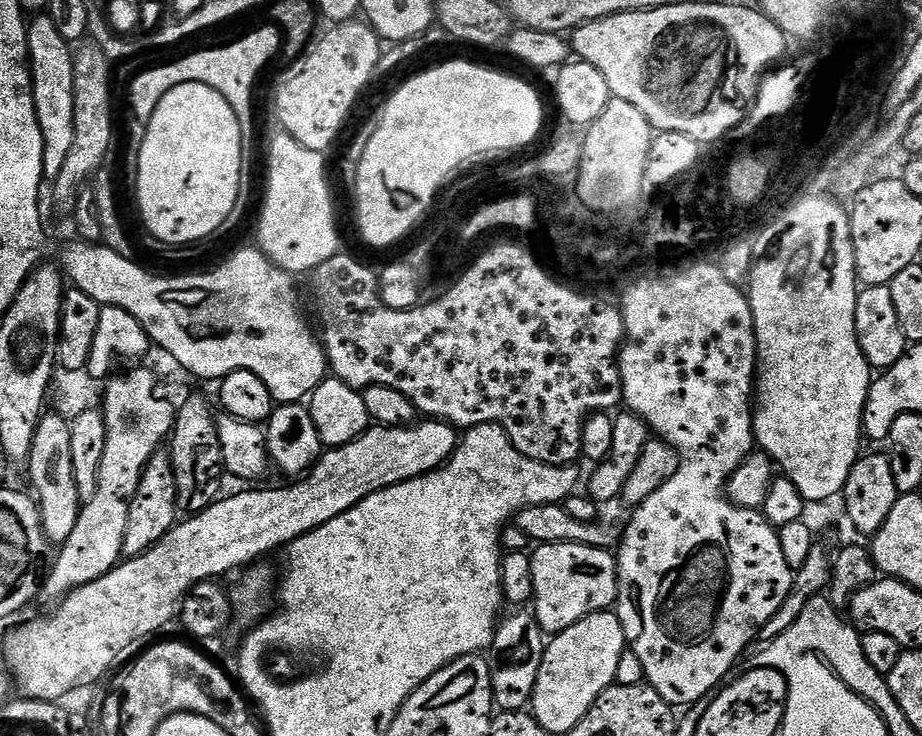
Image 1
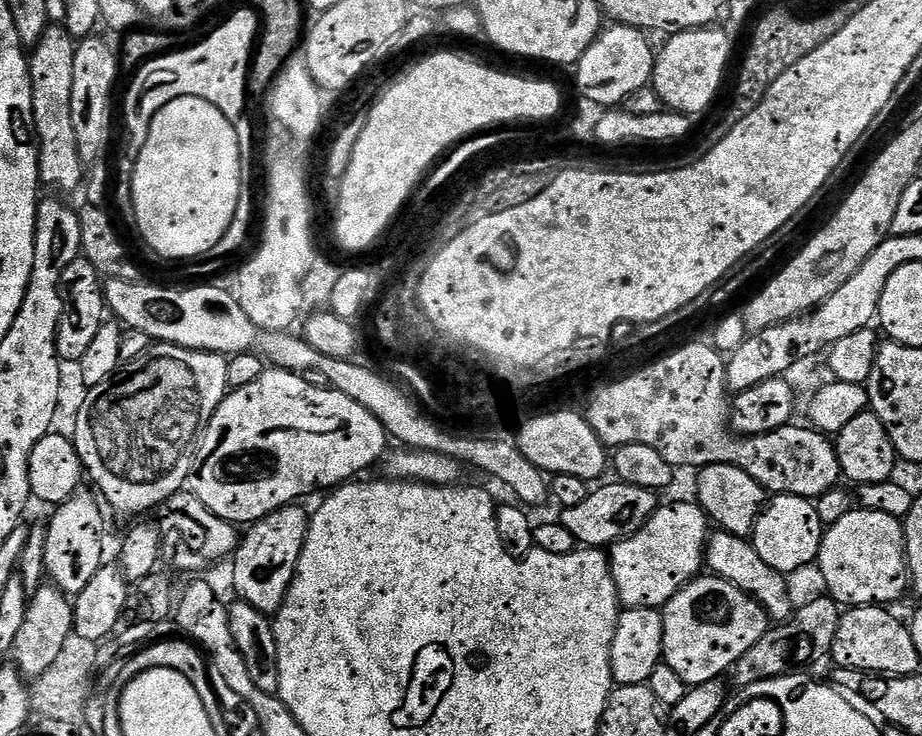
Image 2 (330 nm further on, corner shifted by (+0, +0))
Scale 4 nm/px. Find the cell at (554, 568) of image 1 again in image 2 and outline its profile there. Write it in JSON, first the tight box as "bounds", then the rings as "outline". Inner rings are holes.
{"bounds":[611,500,710,609],"outline":[[[684,500],[677,504],[661,503],[638,534],[611,545],[612,577],[624,608],[663,609],[678,590],[701,575],[706,564],[710,521],[699,503],[691,503]]]}

